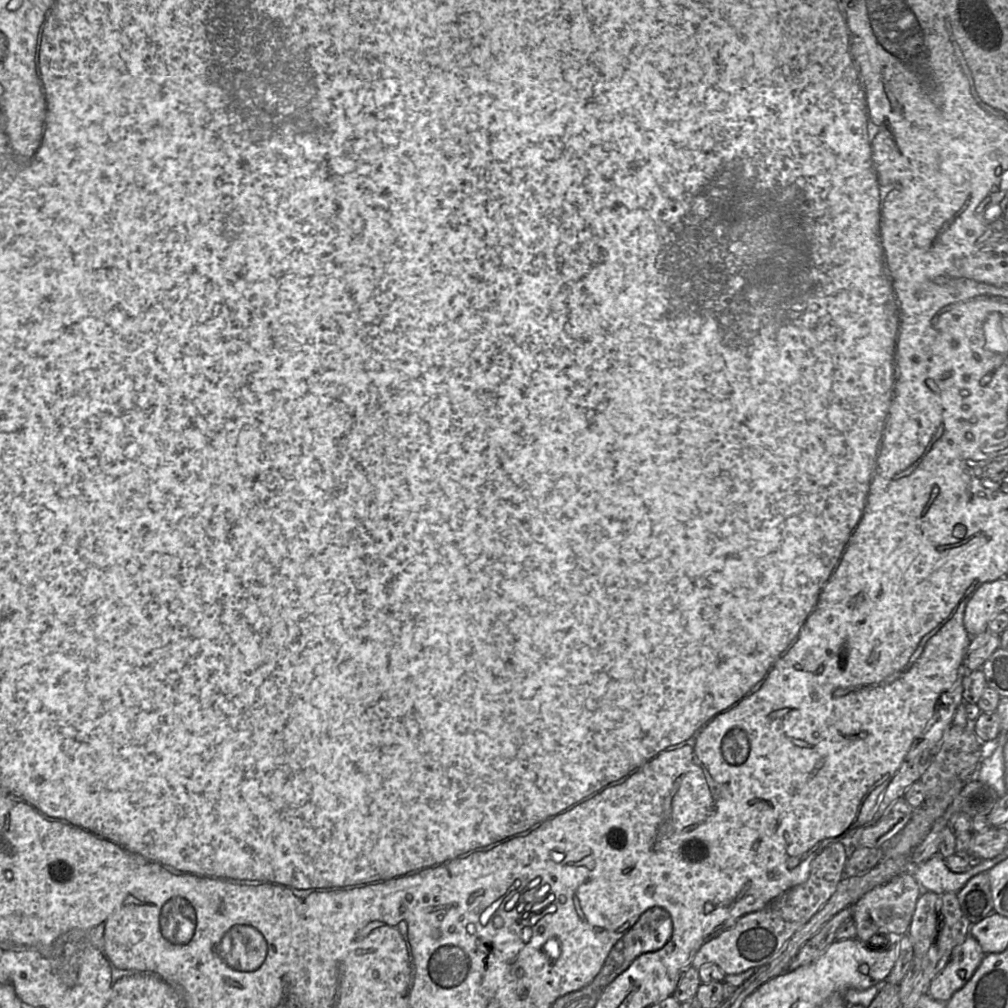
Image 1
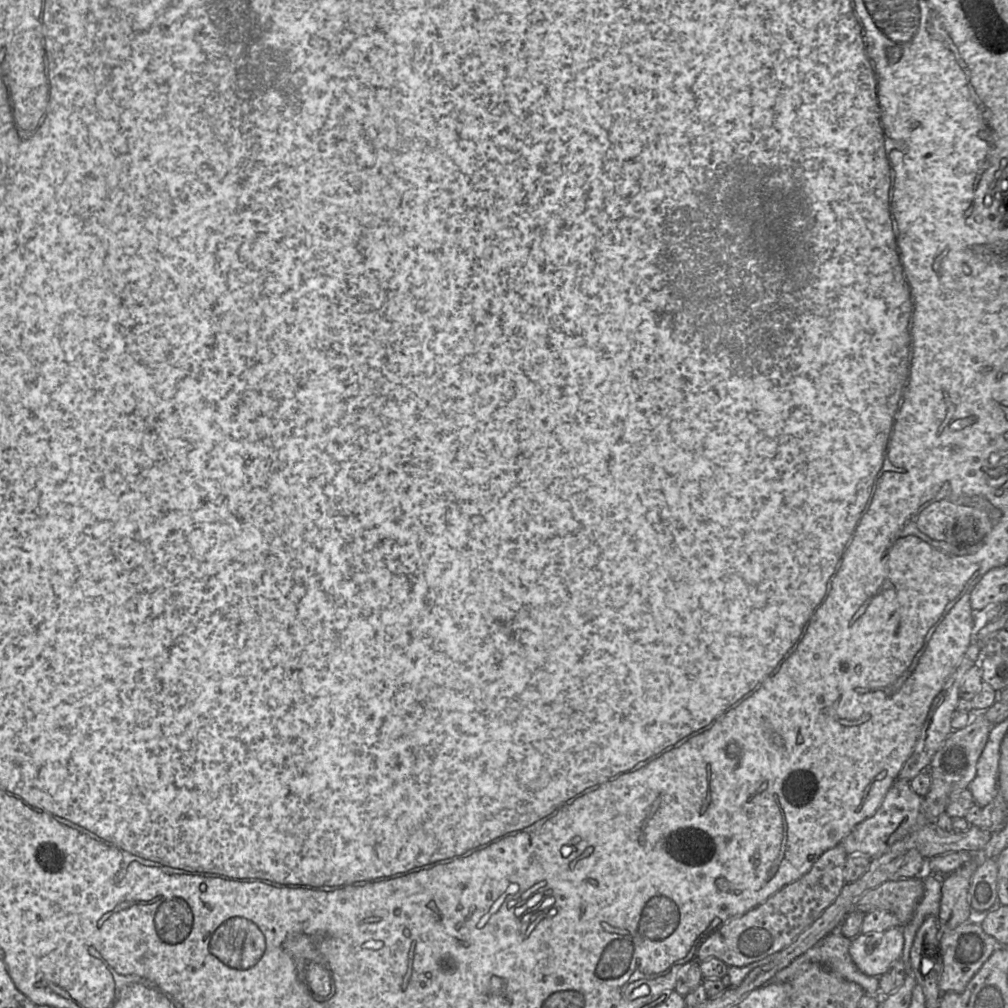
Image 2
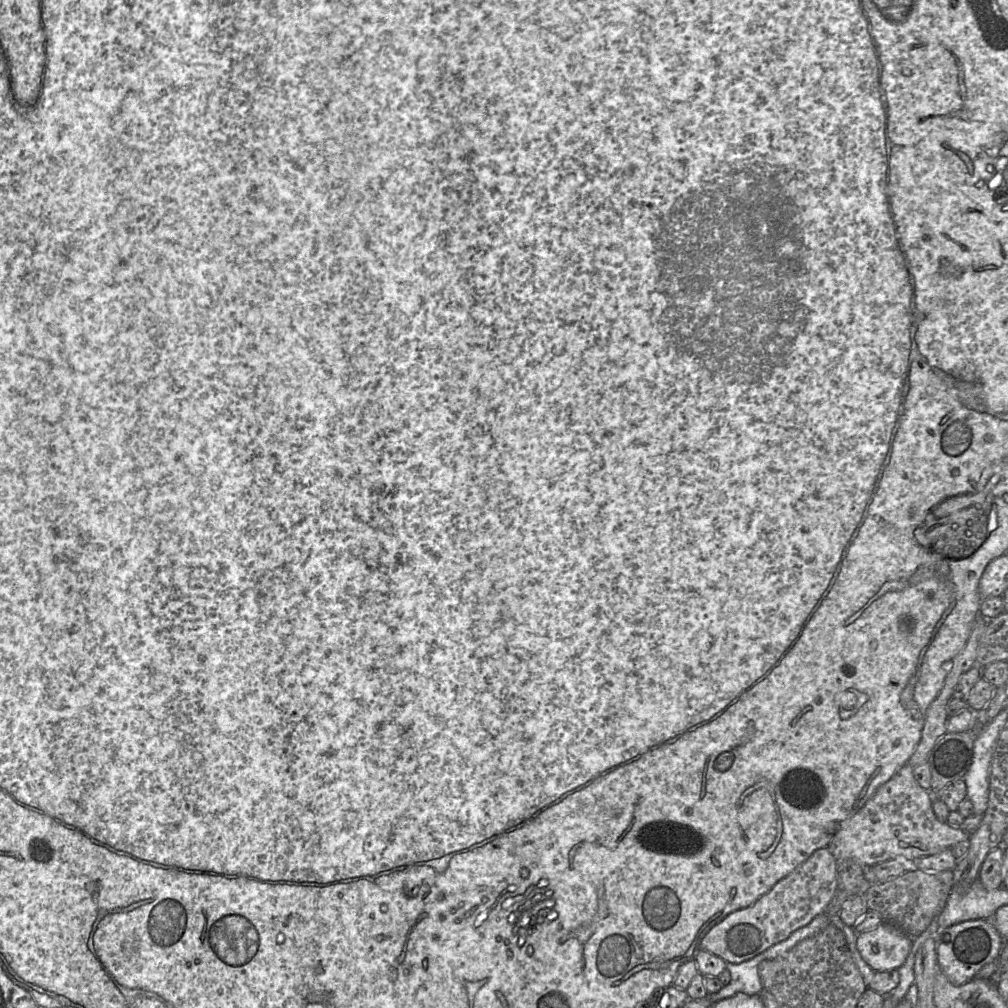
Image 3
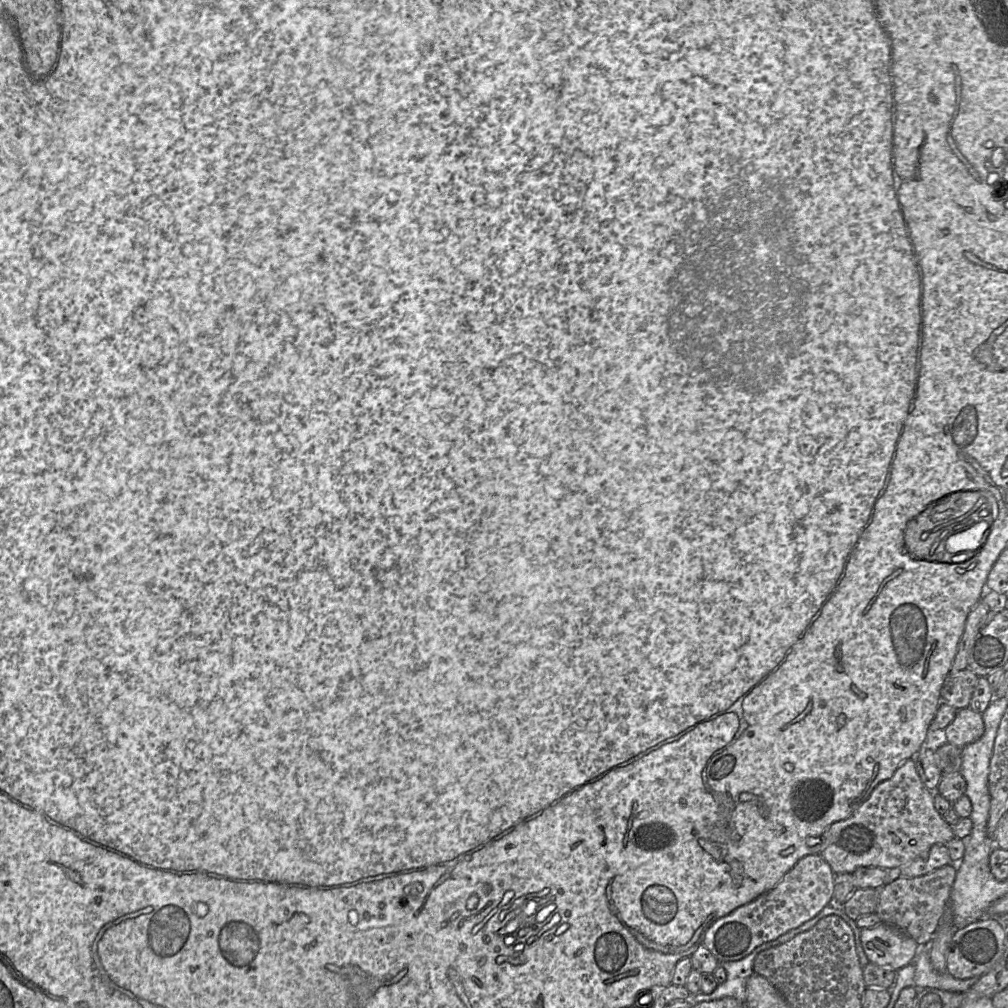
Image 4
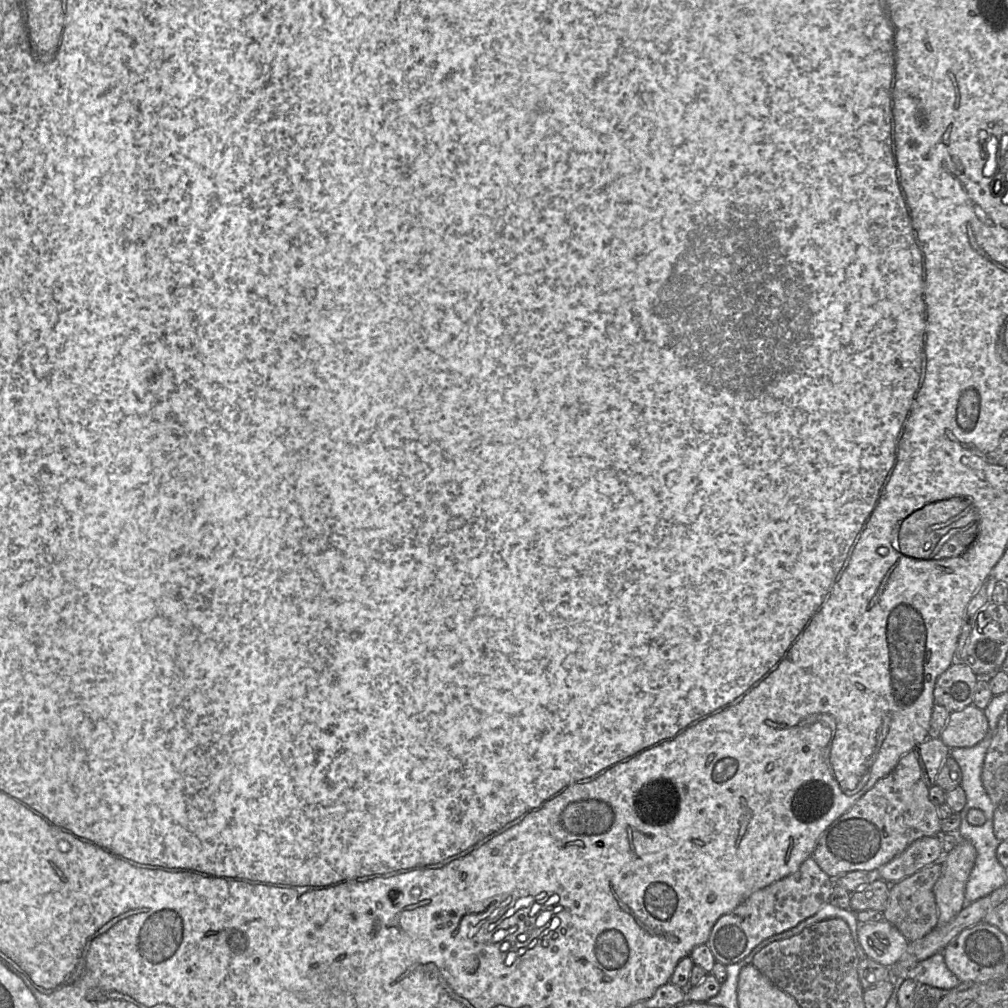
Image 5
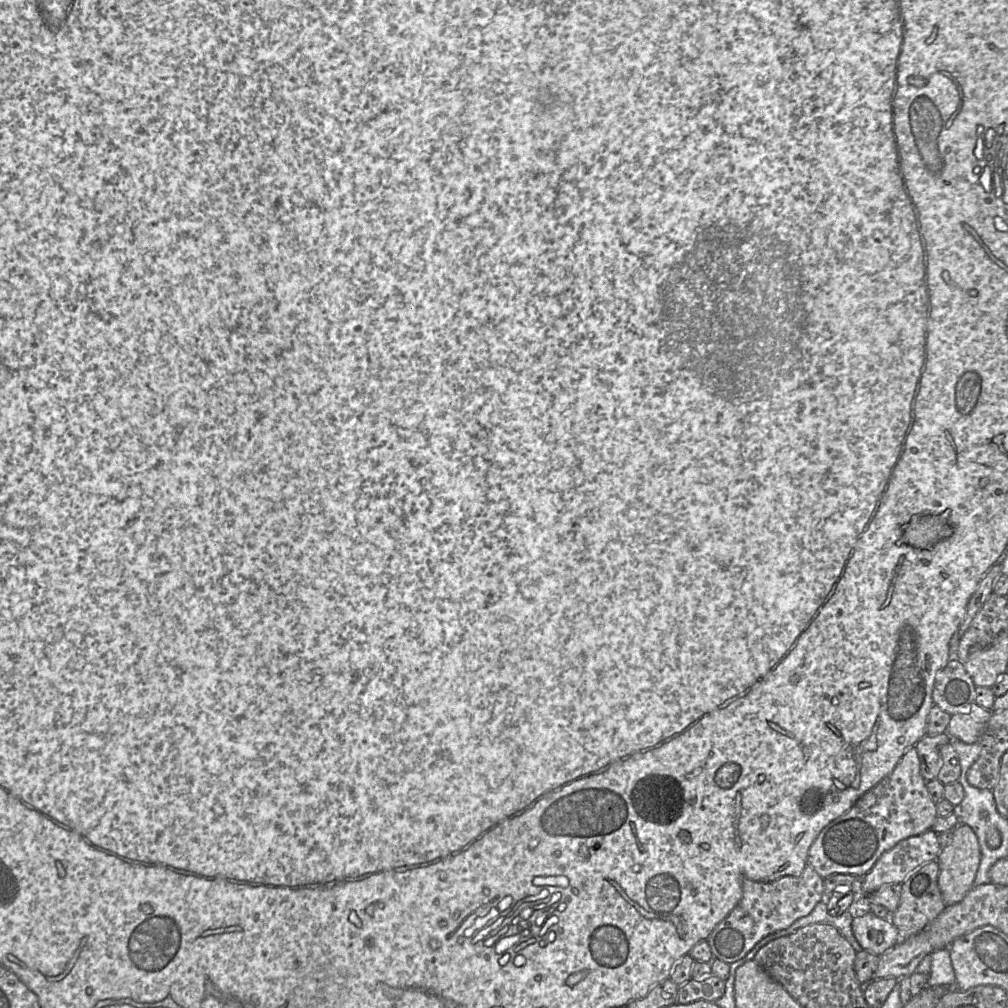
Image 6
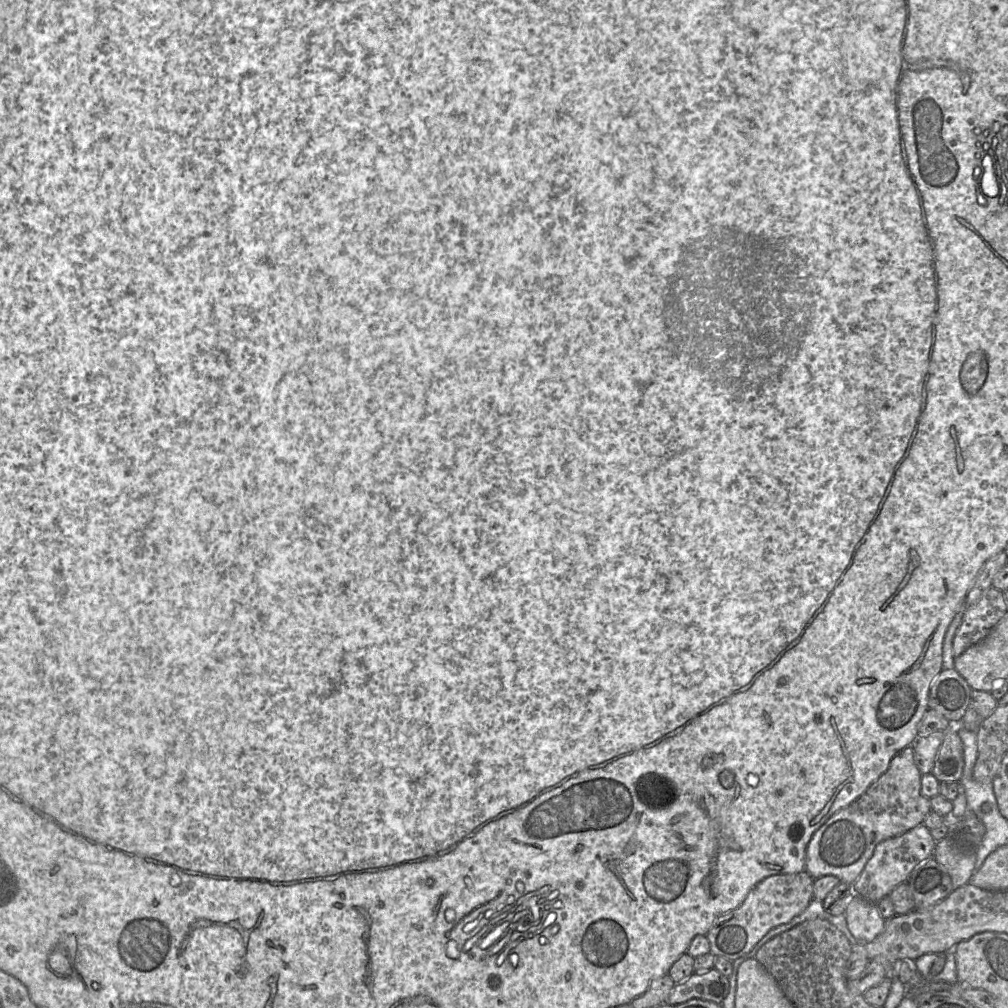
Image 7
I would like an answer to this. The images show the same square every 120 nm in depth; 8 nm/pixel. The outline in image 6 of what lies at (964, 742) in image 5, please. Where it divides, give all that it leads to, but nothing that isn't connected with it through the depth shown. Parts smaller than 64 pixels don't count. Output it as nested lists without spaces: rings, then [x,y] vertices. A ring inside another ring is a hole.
[[[974,702],[965,712],[951,715],[947,733],[952,740],[966,744],[977,743],[992,713],[992,710],[987,710]]]

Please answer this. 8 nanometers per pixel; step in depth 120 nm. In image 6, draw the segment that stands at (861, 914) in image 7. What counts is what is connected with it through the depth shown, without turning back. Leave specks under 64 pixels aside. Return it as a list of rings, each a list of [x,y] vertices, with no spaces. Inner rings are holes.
[[[870,911],[853,918],[852,930],[861,947],[878,956],[900,941],[890,919],[879,918]]]

